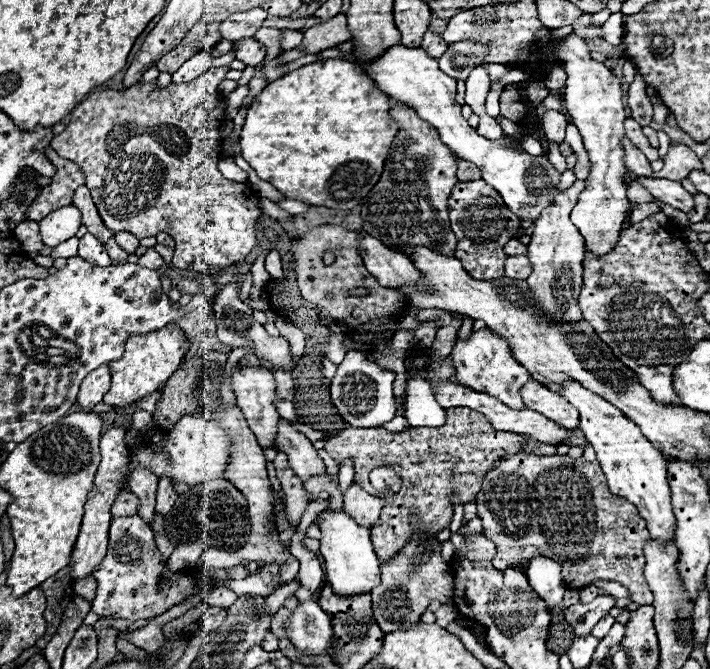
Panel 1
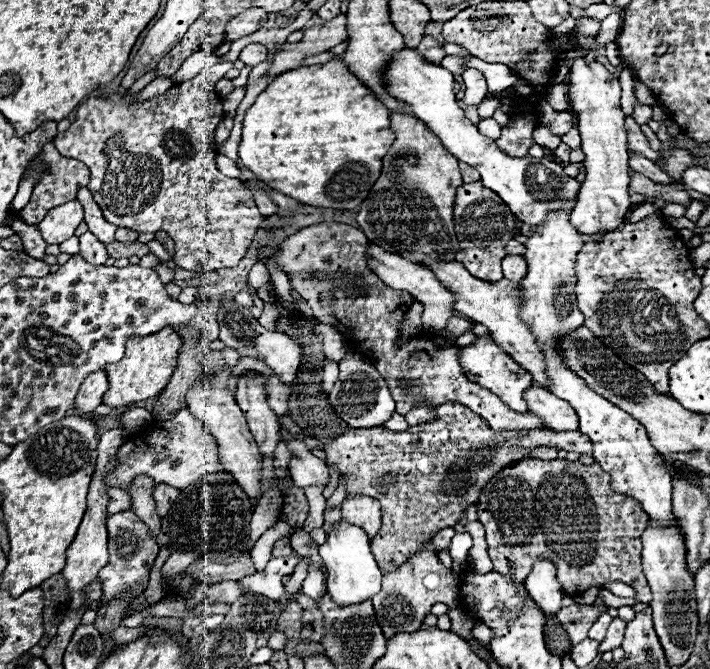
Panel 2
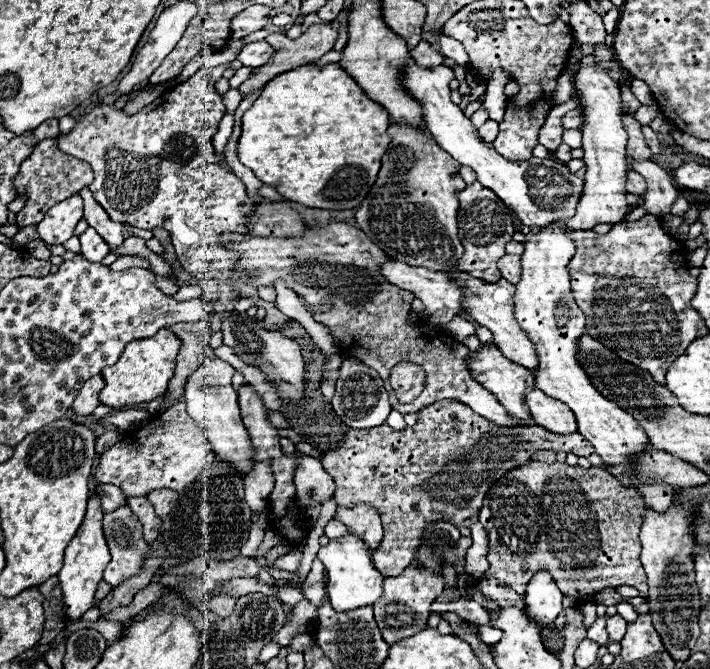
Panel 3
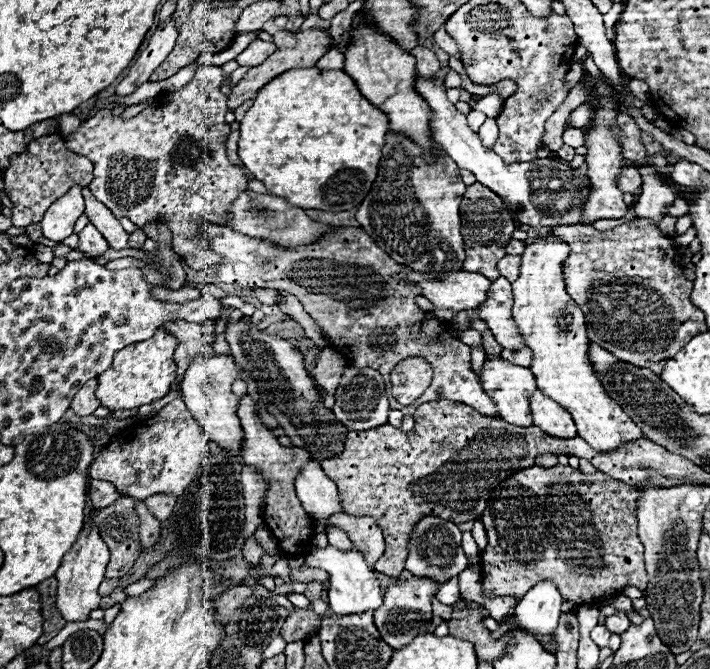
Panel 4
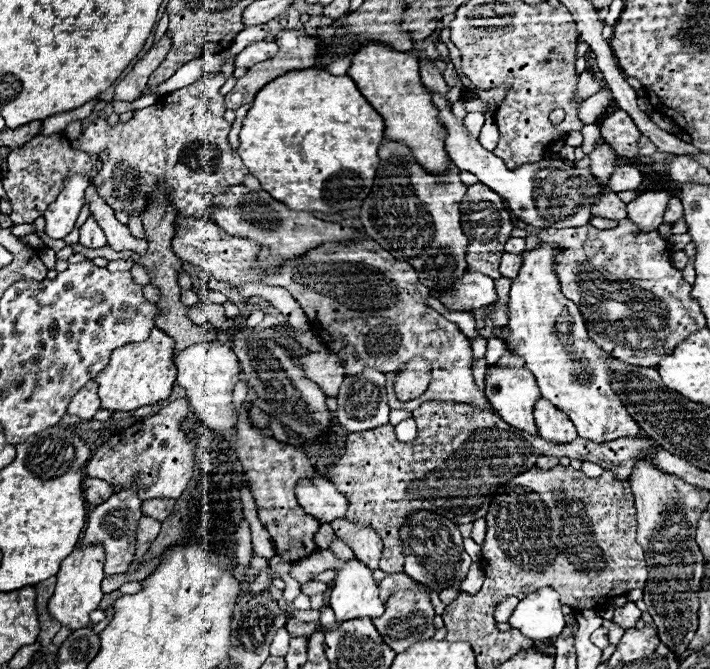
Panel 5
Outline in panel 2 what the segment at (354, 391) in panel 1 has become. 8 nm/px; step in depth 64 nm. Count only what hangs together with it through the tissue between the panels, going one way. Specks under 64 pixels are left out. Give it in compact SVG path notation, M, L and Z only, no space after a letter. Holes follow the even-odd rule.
M348 350L344 360L340 362L340 376L334 382L334 388L328 398L330 398L332 406L336 408L338 416L352 428L382 426L386 420L392 418L392 414L396 410L396 402L390 396L386 378L374 368L374 364L368 364L368 360L364 360L364 356L356 350Z

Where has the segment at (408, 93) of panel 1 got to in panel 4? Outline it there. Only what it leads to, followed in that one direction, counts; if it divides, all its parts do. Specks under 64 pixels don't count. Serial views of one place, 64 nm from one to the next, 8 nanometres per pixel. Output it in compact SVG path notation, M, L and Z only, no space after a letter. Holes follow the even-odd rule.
M440 68L436 76L424 78L422 74L416 74L416 92L428 102L432 116L430 116L430 128L434 134L436 144L458 164L458 168L474 172L476 180L496 192L512 210L516 210L516 218L522 224L542 228L542 226L566 226L566 224L578 224L582 216L582 202L588 194L586 174L582 176L580 170L572 170L570 166L554 160L554 158L536 158L532 162L514 162L506 164L494 150L488 150L482 146L478 134L468 126L466 116L456 110L452 102L446 98L446 86L444 80L448 76L450 68Z

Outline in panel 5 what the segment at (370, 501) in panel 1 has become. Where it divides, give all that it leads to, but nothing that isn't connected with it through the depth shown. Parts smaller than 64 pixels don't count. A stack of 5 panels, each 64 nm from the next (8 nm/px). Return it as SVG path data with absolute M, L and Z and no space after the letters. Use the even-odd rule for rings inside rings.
M338 518L330 522L338 538L342 538L348 546L352 546L358 560L362 560L370 570L378 568L378 560L382 554L382 538L374 534L372 526L350 522L348 518Z

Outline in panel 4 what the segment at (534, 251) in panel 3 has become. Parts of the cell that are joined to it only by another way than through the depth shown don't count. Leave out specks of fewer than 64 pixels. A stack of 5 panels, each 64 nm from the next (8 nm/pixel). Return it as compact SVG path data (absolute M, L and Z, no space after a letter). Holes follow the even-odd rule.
M544 234L526 246L522 254L520 276L516 282L512 282L512 316L522 338L534 354L530 370L536 376L538 390L542 390L554 402L562 404L572 414L578 426L578 436L584 438L594 450L612 452L644 436L636 422L632 422L632 418L604 392L588 362L584 314L580 306L566 294L566 282L562 274L564 260L568 256L570 246L550 234Z

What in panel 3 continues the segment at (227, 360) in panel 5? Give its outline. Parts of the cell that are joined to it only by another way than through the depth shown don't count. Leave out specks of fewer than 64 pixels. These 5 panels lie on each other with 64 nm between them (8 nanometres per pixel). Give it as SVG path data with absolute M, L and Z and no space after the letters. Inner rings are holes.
M210 360L202 364L196 374L190 376L186 390L184 390L184 402L188 414L194 418L194 422L206 430L216 454L220 460L232 464L240 476L246 476L254 468L254 444L250 442L250 434L242 422L238 398L230 384L234 376L234 368L224 360Z

